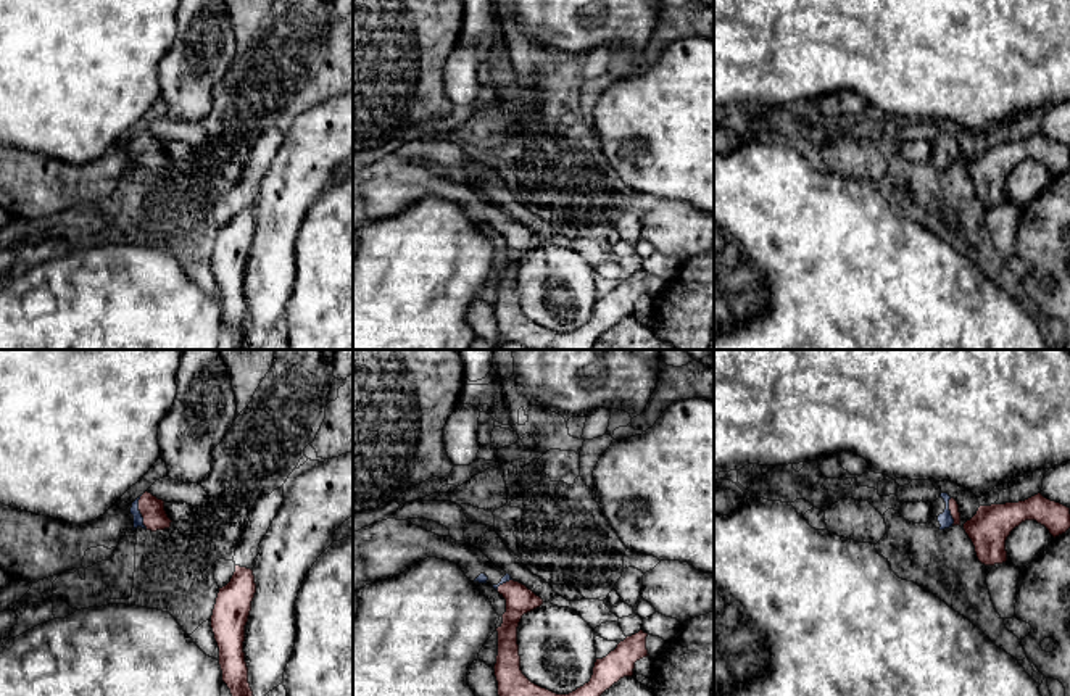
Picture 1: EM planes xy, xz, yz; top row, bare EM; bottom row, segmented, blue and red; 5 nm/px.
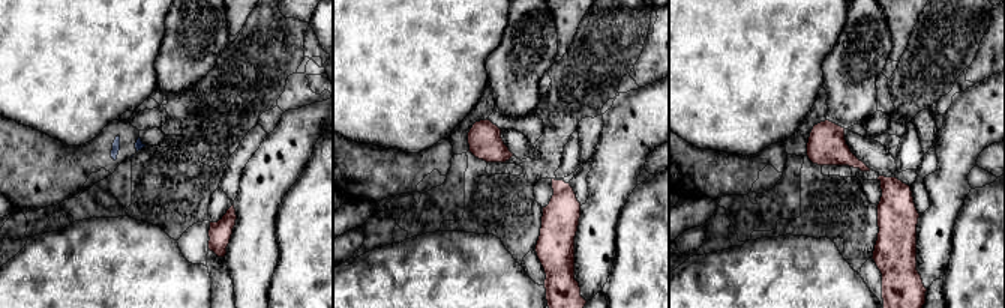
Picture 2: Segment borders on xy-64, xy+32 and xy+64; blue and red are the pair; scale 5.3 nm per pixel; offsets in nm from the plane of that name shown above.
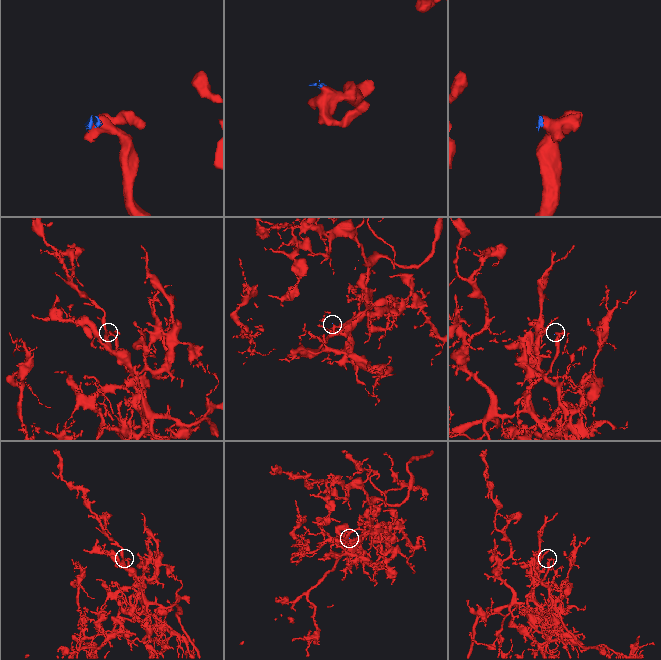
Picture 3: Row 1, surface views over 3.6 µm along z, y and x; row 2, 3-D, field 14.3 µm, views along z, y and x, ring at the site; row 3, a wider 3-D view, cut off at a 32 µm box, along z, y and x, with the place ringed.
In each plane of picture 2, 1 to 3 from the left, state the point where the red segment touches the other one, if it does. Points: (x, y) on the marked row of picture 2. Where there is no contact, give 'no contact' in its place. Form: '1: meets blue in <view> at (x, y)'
1: no contact
2: no contact
3: no contact

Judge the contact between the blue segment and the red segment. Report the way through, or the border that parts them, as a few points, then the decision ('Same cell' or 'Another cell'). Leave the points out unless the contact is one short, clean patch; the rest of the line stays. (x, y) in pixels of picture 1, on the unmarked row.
Path across: xy (137, 157), (139, 150), (152, 149). Same cell

